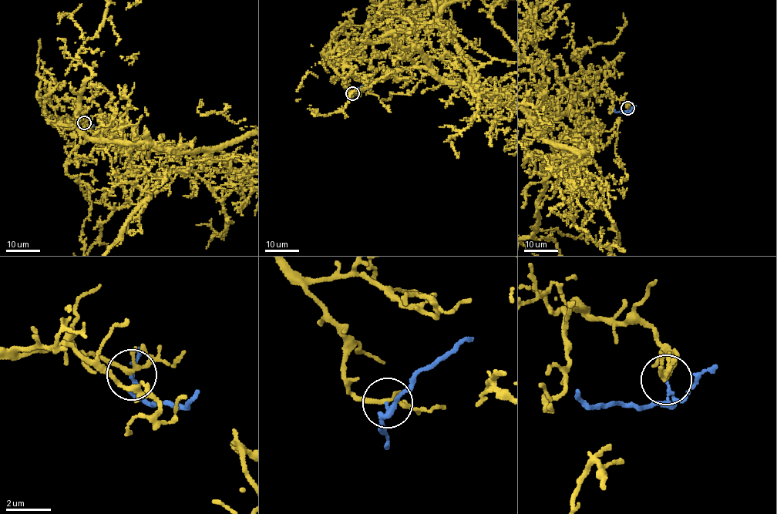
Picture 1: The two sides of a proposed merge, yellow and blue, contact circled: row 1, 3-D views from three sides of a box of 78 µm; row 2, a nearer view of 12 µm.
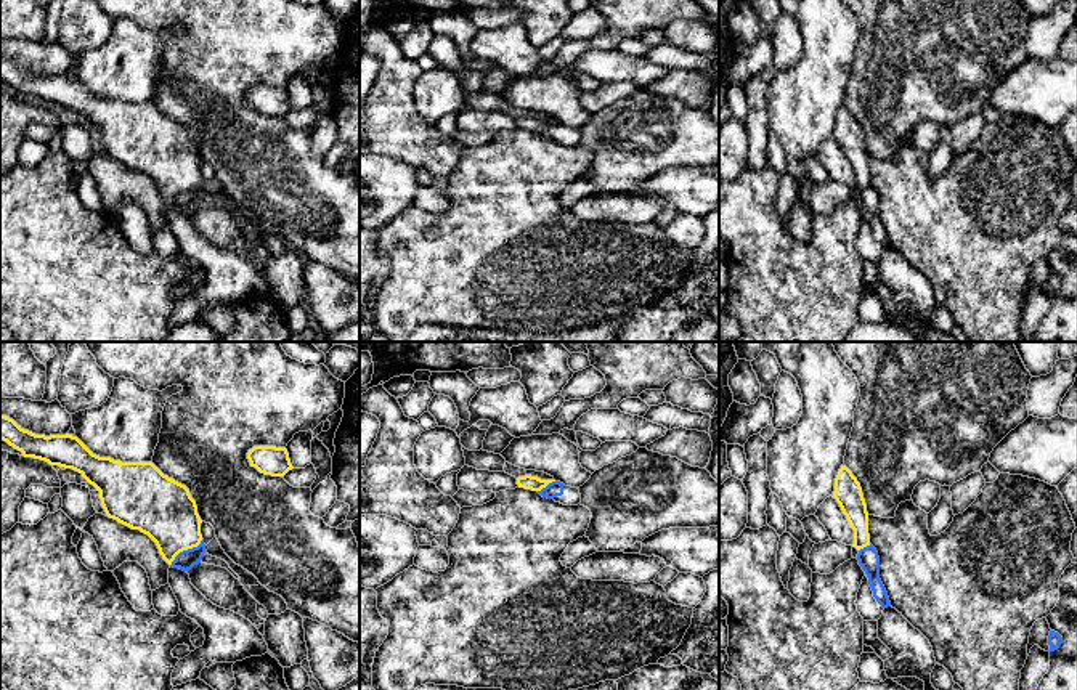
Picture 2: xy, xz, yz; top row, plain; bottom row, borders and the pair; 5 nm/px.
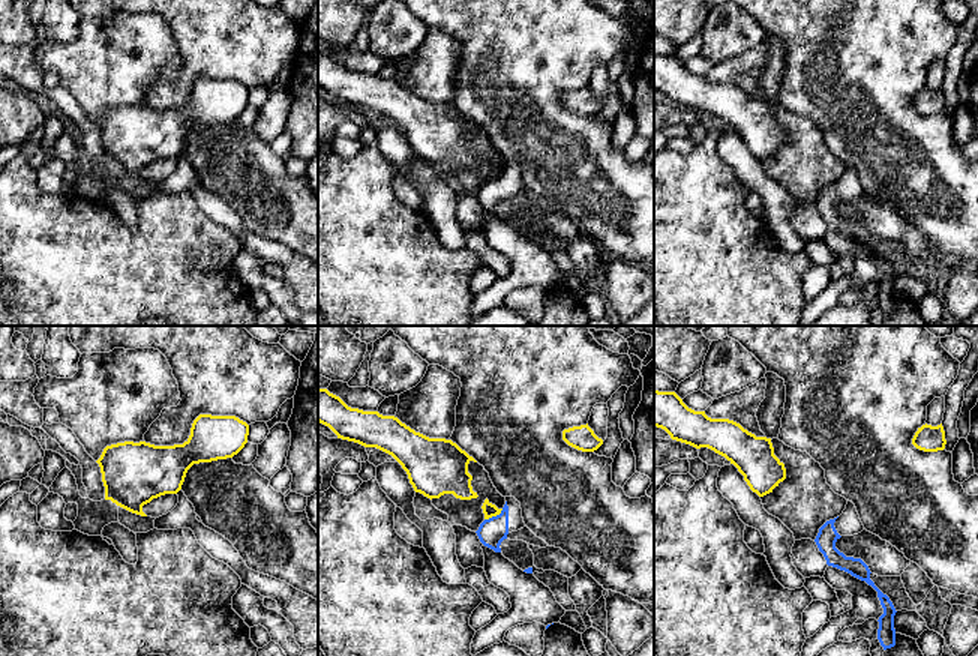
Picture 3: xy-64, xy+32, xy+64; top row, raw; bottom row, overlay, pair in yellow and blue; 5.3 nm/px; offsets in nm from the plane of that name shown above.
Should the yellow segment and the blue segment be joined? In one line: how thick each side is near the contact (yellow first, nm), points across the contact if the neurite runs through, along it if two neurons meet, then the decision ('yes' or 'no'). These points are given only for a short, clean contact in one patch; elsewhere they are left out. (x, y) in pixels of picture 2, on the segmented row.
calibres 300 and 100 nm; border xy (203, 539), (196, 546), (183, 549), (170, 565); no

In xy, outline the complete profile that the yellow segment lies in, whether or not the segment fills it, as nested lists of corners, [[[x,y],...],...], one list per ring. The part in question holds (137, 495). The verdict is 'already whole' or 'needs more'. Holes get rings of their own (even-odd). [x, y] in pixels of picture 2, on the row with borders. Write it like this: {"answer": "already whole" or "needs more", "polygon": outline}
{"answer": "already whole", "polygon": [[[2,414],[0,440],[24,457],[79,472],[100,493],[106,515],[148,534],[169,565],[180,552],[201,544],[202,520],[189,489],[152,462],[100,457],[77,436],[35,435]]]}

